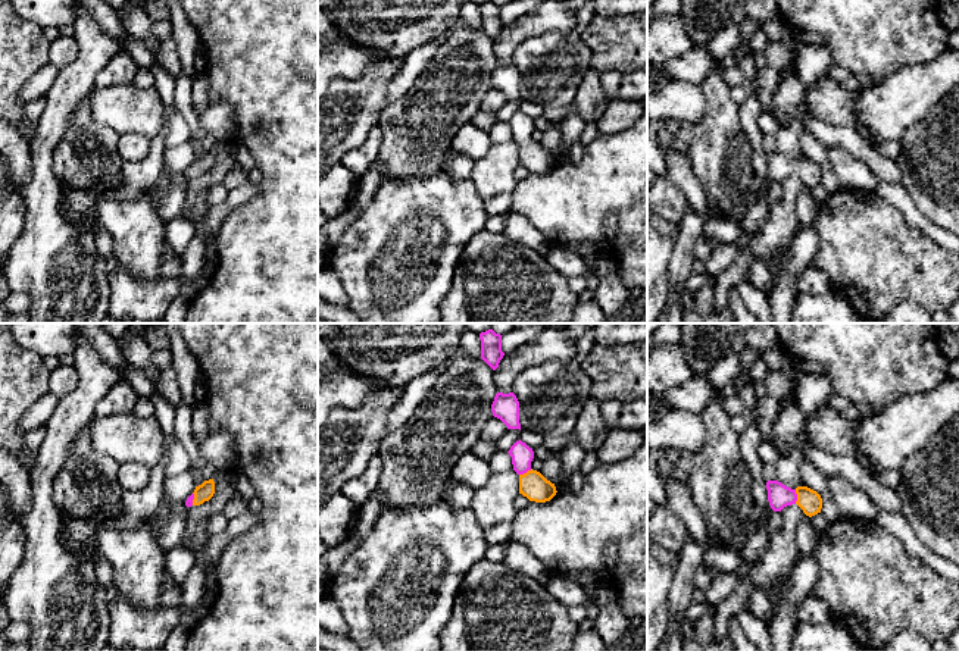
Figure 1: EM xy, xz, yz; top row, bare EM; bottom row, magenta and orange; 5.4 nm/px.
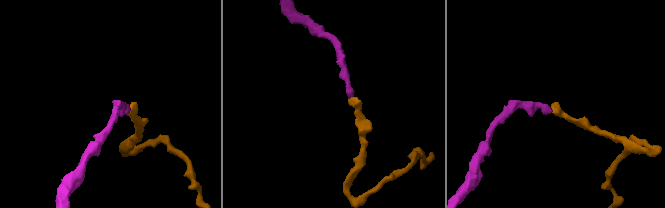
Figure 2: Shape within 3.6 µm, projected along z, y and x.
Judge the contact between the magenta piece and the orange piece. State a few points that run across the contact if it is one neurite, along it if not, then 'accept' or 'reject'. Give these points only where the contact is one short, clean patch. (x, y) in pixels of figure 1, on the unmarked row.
yz (780, 166), (796, 168), (808, 171) | accept

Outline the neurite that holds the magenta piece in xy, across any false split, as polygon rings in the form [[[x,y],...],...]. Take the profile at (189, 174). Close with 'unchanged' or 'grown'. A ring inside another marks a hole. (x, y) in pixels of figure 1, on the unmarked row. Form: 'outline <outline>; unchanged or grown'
outline [[[213,150],[204,151],[202,156],[196,157],[194,163],[187,169],[185,176],[200,176],[209,172],[215,165]]]; grown

